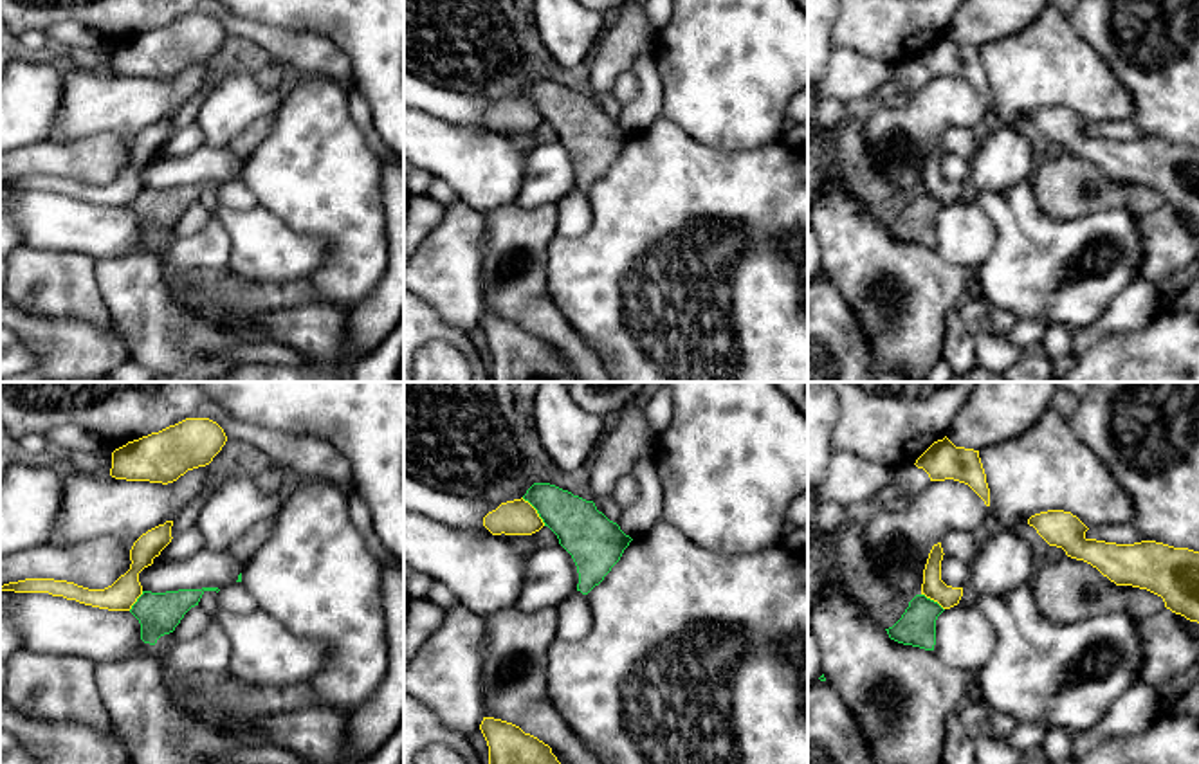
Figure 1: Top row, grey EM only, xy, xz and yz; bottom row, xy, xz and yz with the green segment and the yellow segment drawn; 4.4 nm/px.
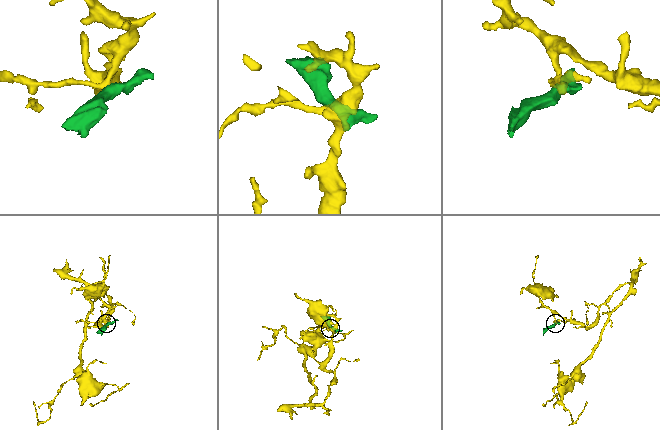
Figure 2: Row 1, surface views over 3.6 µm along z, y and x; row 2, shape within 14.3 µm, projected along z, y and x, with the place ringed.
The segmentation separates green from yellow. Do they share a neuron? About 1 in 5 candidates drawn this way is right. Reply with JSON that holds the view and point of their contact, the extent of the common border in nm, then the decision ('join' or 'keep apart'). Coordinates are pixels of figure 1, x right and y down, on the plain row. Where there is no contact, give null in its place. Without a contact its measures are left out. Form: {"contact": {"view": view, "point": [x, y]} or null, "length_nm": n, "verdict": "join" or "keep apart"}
{"contact": {"view": "xz", "point": [536, 105]}, "length_nm": 170, "verdict": "keep apart"}

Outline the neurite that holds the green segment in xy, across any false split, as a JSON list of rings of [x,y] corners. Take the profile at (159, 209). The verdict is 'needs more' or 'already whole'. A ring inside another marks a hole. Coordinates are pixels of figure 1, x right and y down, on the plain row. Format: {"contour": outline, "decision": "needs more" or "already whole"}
{"contour": [[[202,184],[166,189],[142,187],[130,205],[130,209],[141,220],[141,236],[144,240],[155,241],[160,232],[173,229],[184,211],[191,204],[198,202],[206,187],[218,189],[220,186]]], "decision": "already whole"}

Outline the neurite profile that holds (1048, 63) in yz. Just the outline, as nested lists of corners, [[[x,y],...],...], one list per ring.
[[[1053,2],[1022,32],[979,47],[990,85],[986,103],[1001,124],[1013,126],[1035,110],[1064,106],[1076,112],[1087,124],[1102,121],[1130,121],[1134,99],[1127,86],[1111,72],[1096,50],[1085,43]]]

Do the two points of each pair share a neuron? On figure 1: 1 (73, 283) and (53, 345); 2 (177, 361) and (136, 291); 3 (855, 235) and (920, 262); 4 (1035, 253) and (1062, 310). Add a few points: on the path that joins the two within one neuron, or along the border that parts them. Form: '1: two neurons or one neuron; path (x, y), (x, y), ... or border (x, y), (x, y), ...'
1: two neurons; border (20, 309), (38, 316), (82, 318), (103, 327)
2: one neuron; path (173, 343), (143, 309)
3: one neuron; path (871, 251), (882, 262), (904, 262)
4: one neuron; path (1043, 267), (1050, 274), (1050, 291), (1055, 296)

